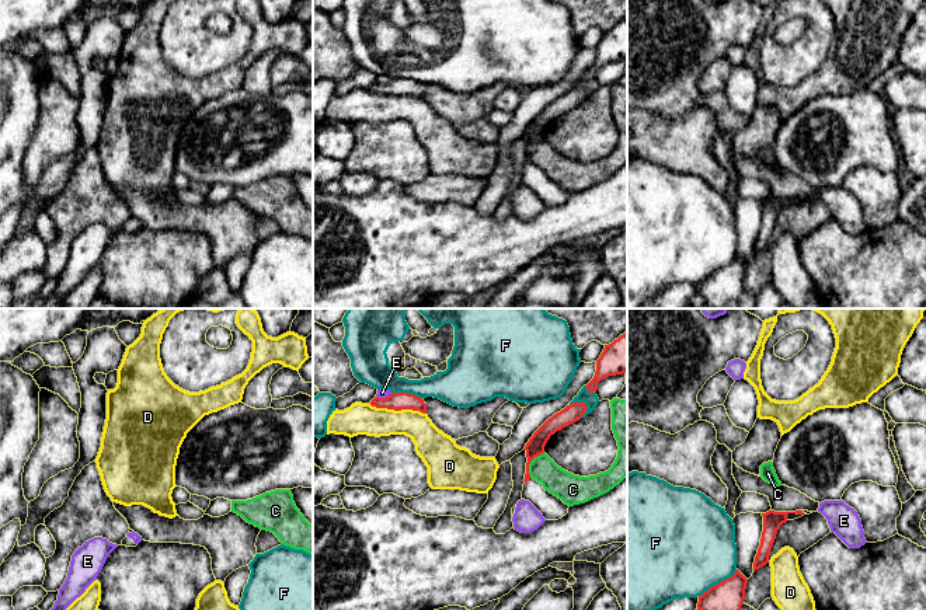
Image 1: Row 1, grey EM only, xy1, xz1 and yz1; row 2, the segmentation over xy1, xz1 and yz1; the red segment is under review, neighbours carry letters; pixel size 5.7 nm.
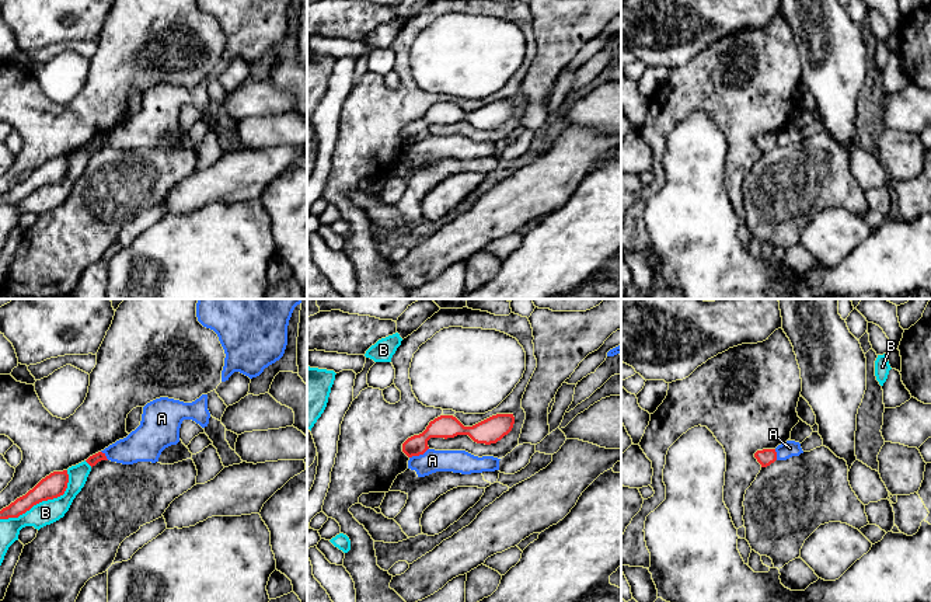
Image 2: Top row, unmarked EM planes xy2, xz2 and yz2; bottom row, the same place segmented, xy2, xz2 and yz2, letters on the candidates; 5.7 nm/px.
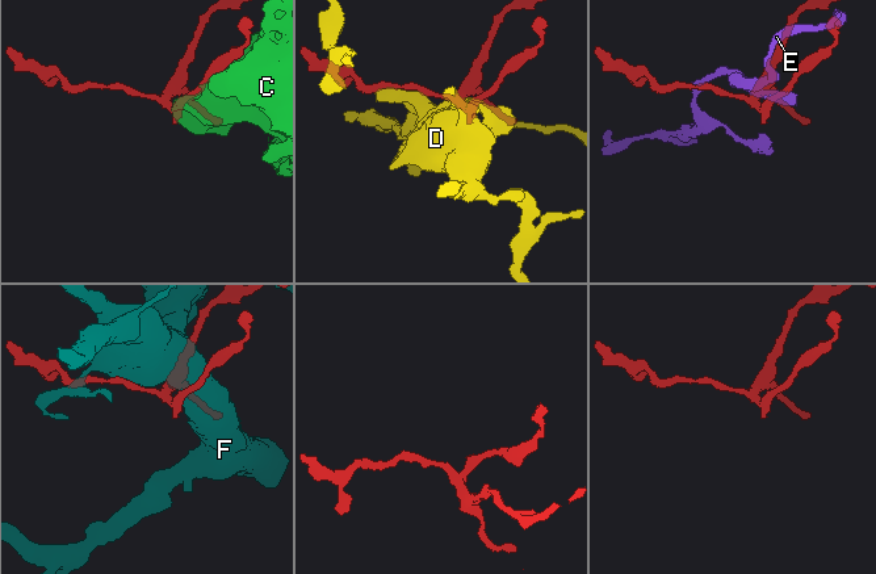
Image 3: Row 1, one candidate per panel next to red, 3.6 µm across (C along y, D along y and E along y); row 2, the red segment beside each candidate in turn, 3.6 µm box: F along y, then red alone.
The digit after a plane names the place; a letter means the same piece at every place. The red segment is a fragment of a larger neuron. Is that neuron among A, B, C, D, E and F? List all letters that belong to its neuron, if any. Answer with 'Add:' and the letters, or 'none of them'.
Add: none of them

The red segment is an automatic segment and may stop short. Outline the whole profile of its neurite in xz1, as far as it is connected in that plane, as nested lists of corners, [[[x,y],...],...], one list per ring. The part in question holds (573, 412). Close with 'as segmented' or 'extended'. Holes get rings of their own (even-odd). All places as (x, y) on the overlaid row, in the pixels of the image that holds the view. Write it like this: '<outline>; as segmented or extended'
[[[574,402],[567,405],[560,412],[549,418],[529,439],[525,446],[528,463],[522,499],[529,501],[546,520],[558,520],[568,513],[568,505],[543,488],[540,482],[529,474],[530,461],[544,453],[544,446],[551,435],[563,428],[579,421],[586,412],[585,402]]]; extended

